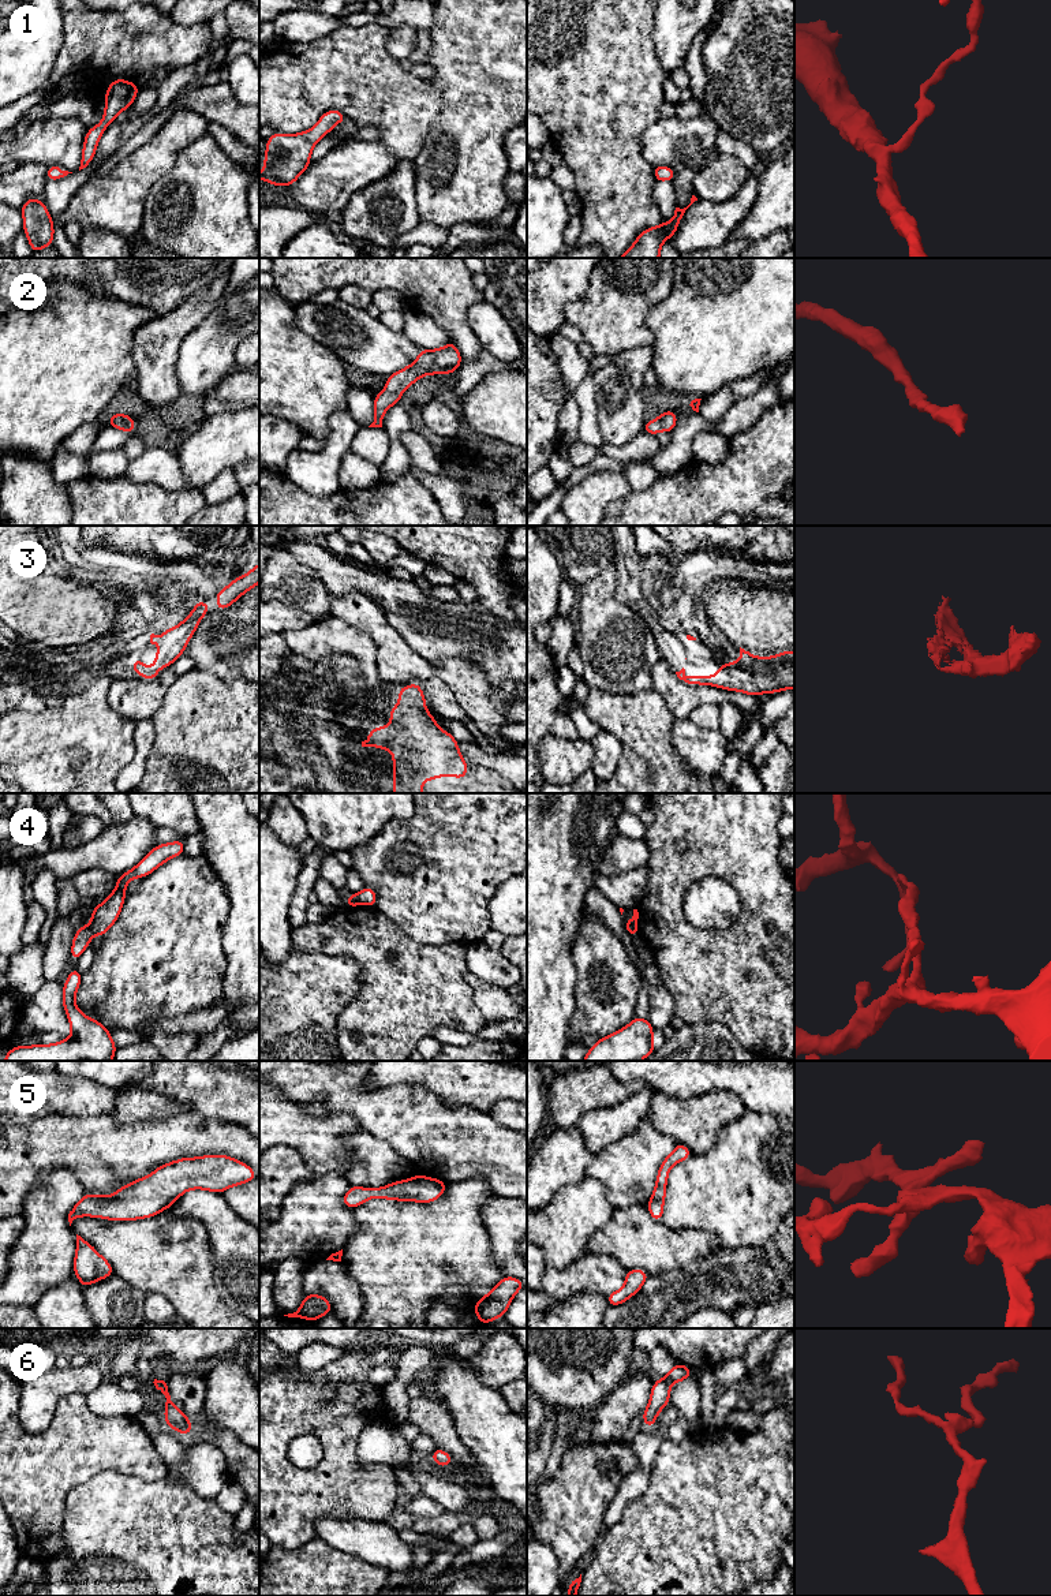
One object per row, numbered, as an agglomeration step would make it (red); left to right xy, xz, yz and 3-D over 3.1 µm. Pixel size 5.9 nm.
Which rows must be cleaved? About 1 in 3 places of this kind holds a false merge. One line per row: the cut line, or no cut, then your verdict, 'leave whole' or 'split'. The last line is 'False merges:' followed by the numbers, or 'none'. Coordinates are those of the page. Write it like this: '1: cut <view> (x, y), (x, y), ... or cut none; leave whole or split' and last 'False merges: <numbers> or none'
1: cut none; leave whole
2: cut none; leave whole
3: cut none; leave whole
4: cut xy (88, 924), (93, 934); split
5: cut none; leave whole
6: cut none; leave whole
False merges: 4

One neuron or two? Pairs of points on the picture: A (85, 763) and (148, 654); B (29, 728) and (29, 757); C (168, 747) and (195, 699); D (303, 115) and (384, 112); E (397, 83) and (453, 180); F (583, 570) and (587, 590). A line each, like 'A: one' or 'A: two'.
A: two
B: one
C: one
D: one
E: two
F: two

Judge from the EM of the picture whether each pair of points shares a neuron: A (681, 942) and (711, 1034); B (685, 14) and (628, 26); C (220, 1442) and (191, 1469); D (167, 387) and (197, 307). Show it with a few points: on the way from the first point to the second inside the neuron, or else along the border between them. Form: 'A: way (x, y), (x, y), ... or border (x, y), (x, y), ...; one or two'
A: border (684, 1023), (722, 1023), (736, 1038); two
B: border (654, 14), (655, 53); two
C: border (191, 1436), (202, 1436), (217, 1449), (228, 1476); two
D: way (165, 367), (165, 339), (178, 326); one

